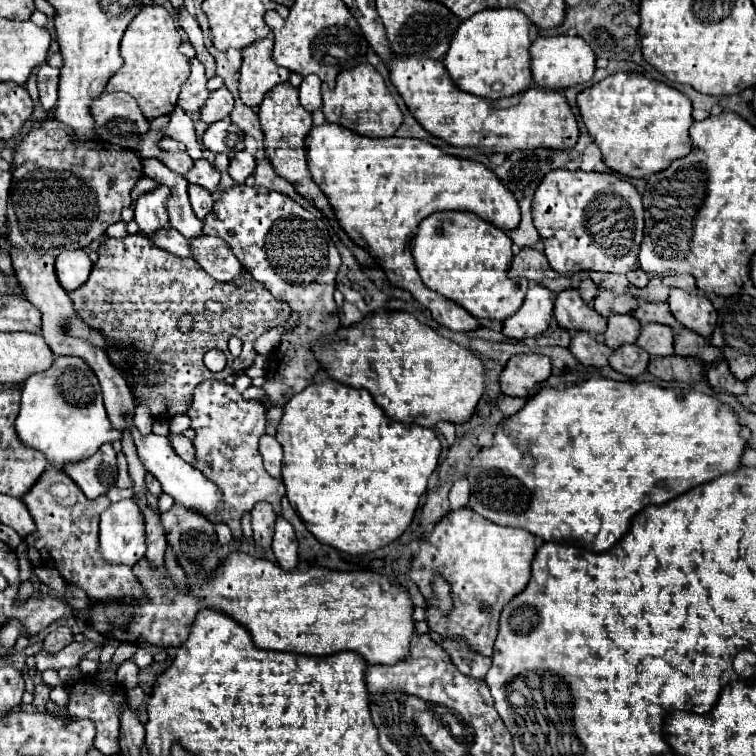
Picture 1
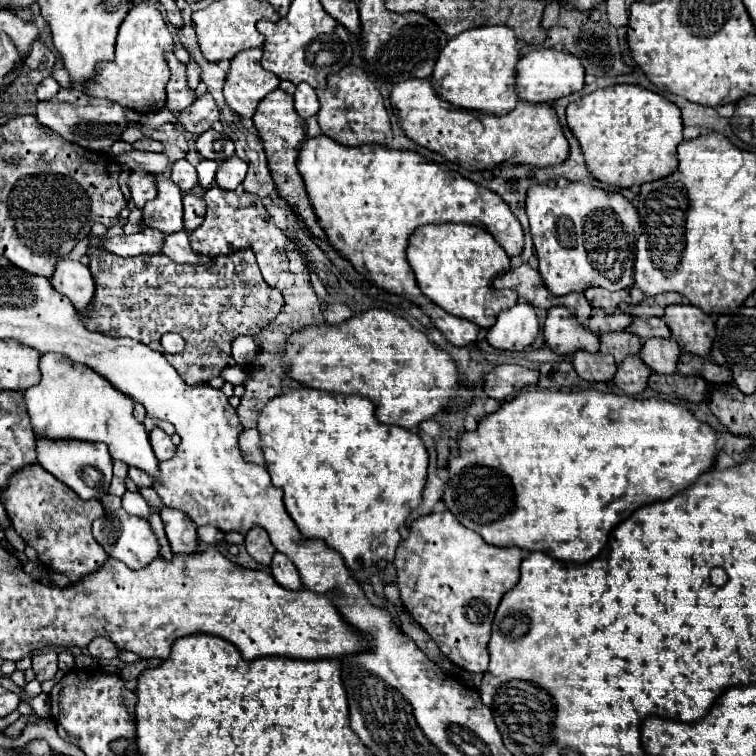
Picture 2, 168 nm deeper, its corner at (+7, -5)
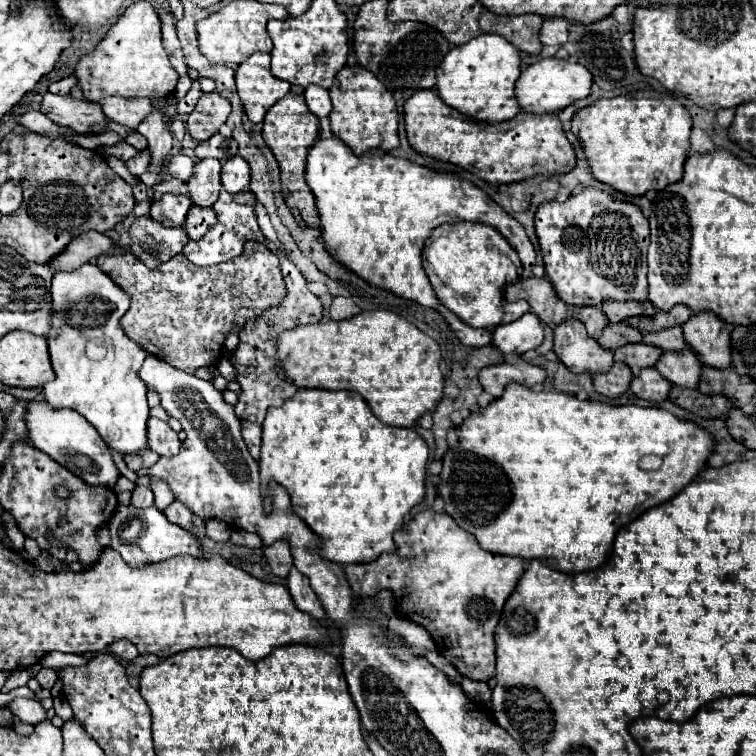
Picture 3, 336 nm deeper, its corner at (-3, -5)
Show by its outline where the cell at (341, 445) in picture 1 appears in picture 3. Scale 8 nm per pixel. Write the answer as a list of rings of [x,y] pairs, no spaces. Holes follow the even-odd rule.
[[[297,390],[295,396],[291,396],[289,400],[285,400],[281,406],[277,408],[269,408],[267,416],[261,424],[263,428],[263,444],[261,444],[261,458],[259,458],[259,468],[261,468],[261,488],[263,488],[263,504],[265,504],[265,512],[271,512],[271,494],[269,494],[269,484],[275,482],[279,486],[283,486],[291,498],[291,510],[311,528],[313,534],[319,536],[321,544],[319,544],[319,554],[331,562],[337,564],[367,564],[373,562],[379,554],[383,552],[393,552],[395,550],[395,542],[393,542],[393,534],[401,528],[403,518],[409,514],[409,510],[413,506],[417,506],[423,496],[425,496],[425,464],[427,464],[427,456],[429,456],[429,448],[425,444],[425,440],[421,436],[417,436],[417,432],[413,428],[395,428],[395,426],[387,426],[383,422],[379,422],[373,412],[369,410],[367,402],[355,394],[355,392],[347,392],[347,390],[339,390],[339,392],[331,392],[331,390]]]

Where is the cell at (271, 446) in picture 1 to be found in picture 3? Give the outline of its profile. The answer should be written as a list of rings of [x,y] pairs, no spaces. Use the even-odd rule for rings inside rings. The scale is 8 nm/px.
[[[241,422],[241,432],[243,432],[243,440],[251,452],[251,456],[257,460],[259,458],[259,446],[261,446],[261,426],[255,422]]]

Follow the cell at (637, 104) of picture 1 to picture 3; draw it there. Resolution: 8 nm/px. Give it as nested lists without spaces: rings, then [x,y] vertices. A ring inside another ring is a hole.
[[[617,96],[601,98],[595,104],[581,108],[571,122],[571,132],[583,146],[591,174],[595,180],[611,186],[627,196],[643,196],[649,190],[663,190],[683,178],[683,164],[691,152],[689,132],[691,116],[689,110],[679,106],[673,98],[643,98],[643,96]]]

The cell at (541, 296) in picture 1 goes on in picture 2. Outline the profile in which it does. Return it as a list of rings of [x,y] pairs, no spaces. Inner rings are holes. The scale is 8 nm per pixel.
[[[517,302],[513,308],[501,312],[493,328],[489,328],[487,342],[499,350],[523,350],[539,334],[539,320],[535,306]]]

